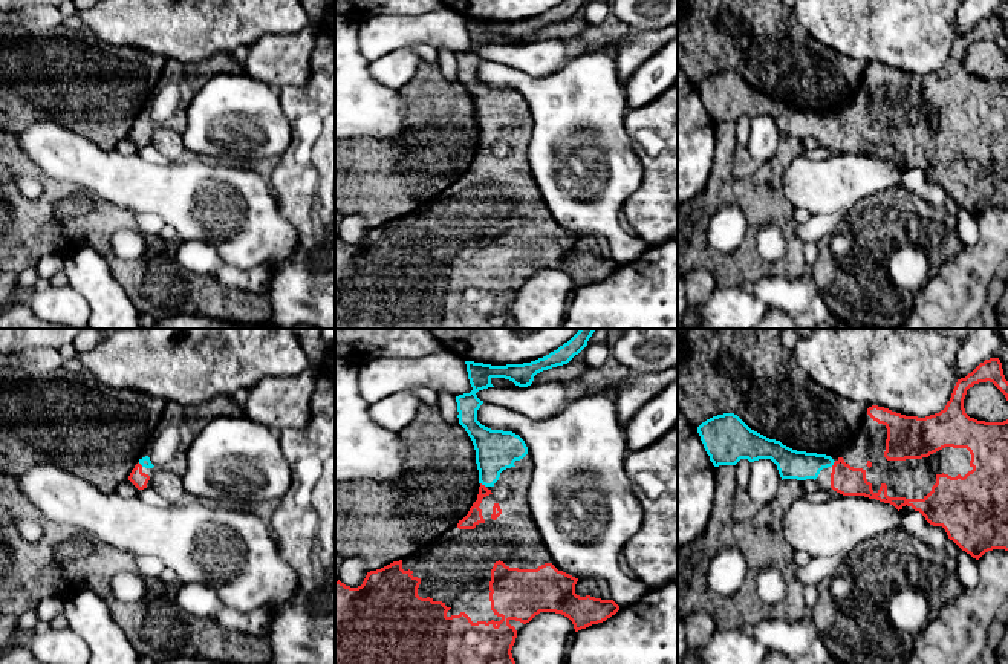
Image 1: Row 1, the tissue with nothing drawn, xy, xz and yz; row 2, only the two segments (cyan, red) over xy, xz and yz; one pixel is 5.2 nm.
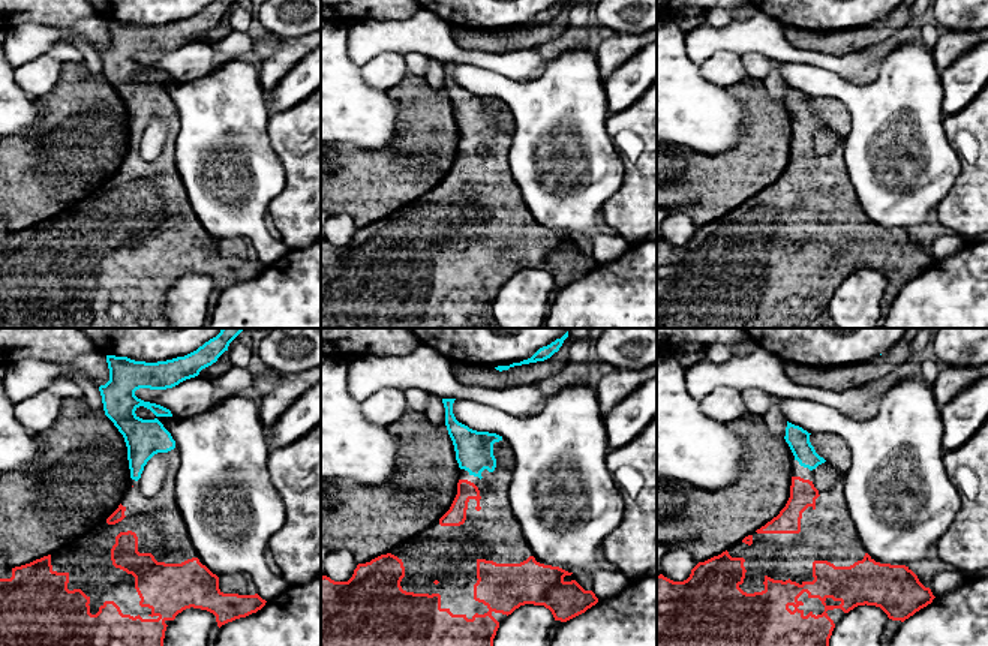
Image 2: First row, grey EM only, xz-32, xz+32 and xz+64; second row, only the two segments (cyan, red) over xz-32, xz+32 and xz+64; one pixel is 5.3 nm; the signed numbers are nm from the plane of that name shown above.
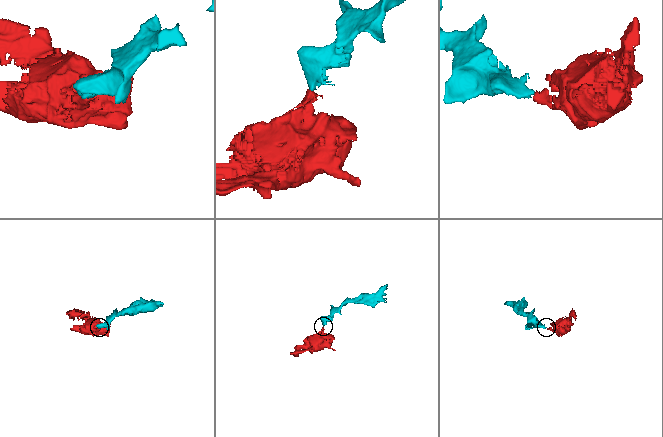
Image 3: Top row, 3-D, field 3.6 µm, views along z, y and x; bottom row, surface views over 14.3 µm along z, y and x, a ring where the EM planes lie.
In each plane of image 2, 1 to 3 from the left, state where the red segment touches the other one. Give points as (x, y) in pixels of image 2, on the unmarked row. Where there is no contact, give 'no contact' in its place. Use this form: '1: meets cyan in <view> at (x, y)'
1: no contact
2: no contact
3: no contact

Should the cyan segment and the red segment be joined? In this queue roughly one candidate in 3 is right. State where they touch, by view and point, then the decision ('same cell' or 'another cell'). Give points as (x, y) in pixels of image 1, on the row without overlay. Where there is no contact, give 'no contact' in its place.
xz (484, 141) | same cell

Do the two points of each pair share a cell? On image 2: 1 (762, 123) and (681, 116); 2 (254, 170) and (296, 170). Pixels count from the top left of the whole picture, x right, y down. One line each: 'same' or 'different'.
1: different
2: different

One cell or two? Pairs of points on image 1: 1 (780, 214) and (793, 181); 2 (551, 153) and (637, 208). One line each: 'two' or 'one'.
1: two
2: two

